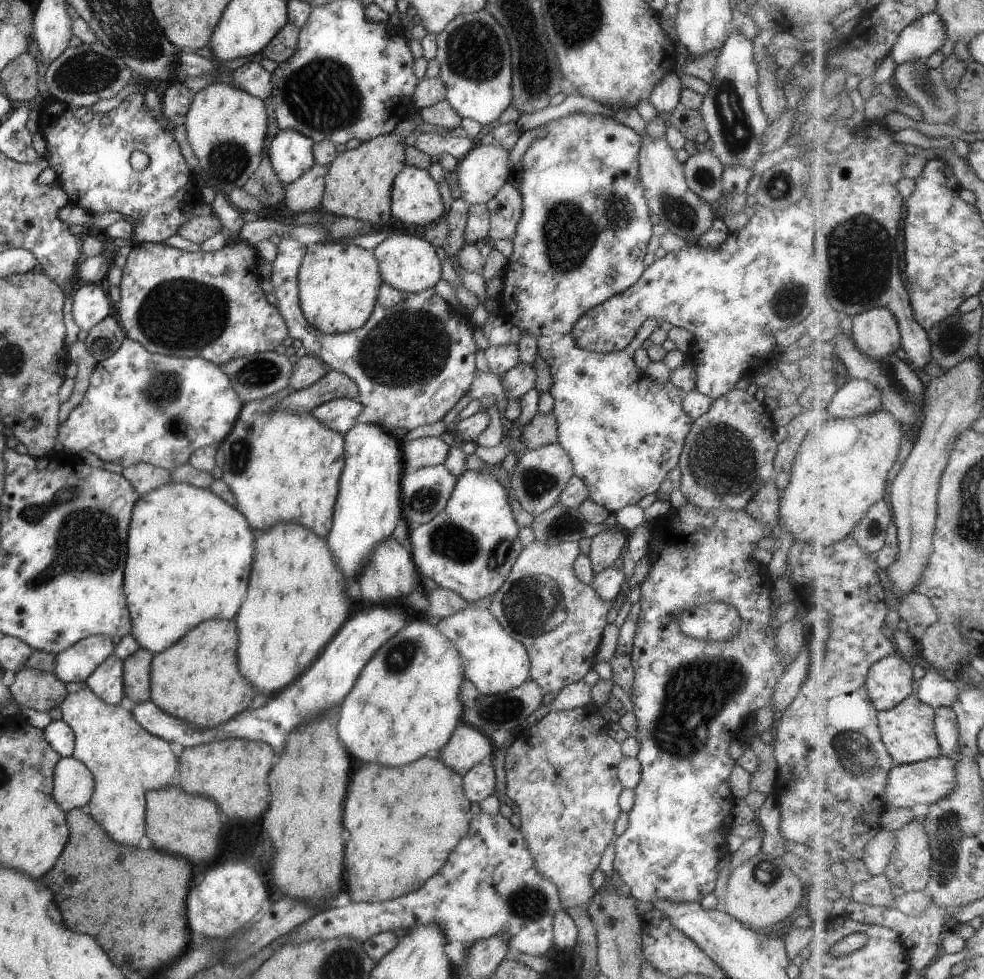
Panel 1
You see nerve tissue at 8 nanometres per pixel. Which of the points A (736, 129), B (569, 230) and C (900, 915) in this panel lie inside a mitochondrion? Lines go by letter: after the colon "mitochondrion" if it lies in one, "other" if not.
A: mitochondrion
B: mitochondrion
C: other

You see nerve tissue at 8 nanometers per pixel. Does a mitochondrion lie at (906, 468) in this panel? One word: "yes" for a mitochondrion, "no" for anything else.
no

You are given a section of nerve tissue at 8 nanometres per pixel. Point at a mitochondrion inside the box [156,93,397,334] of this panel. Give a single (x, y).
(228, 162)

